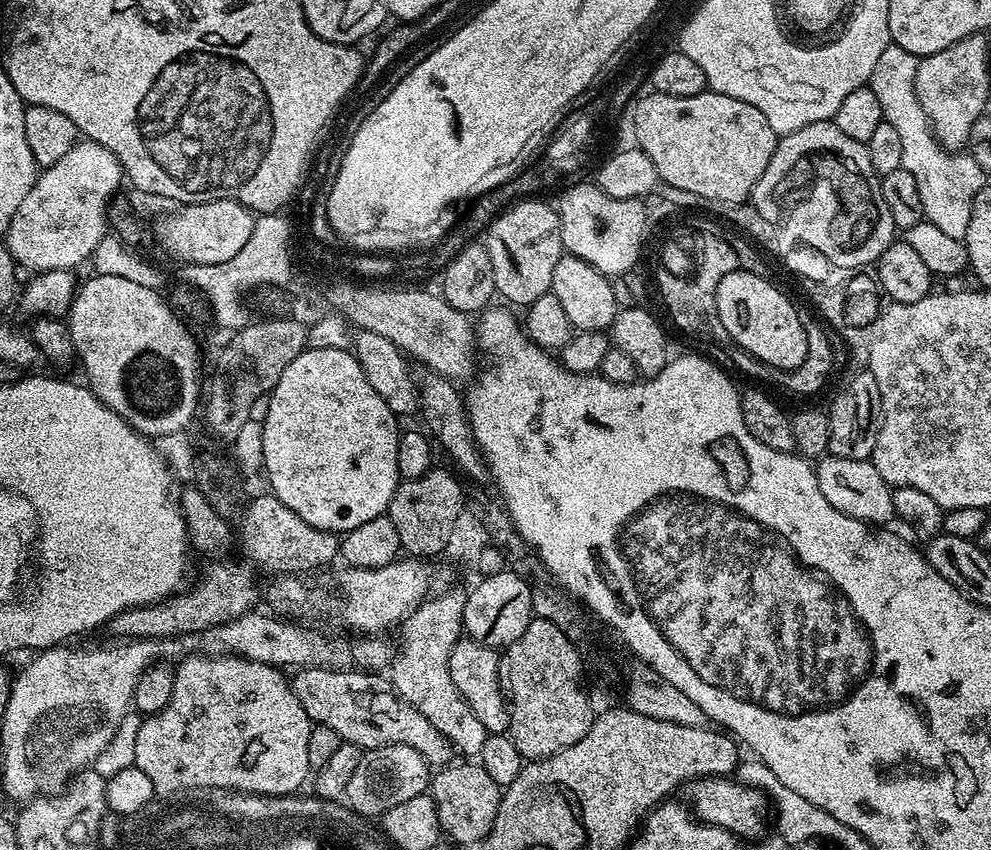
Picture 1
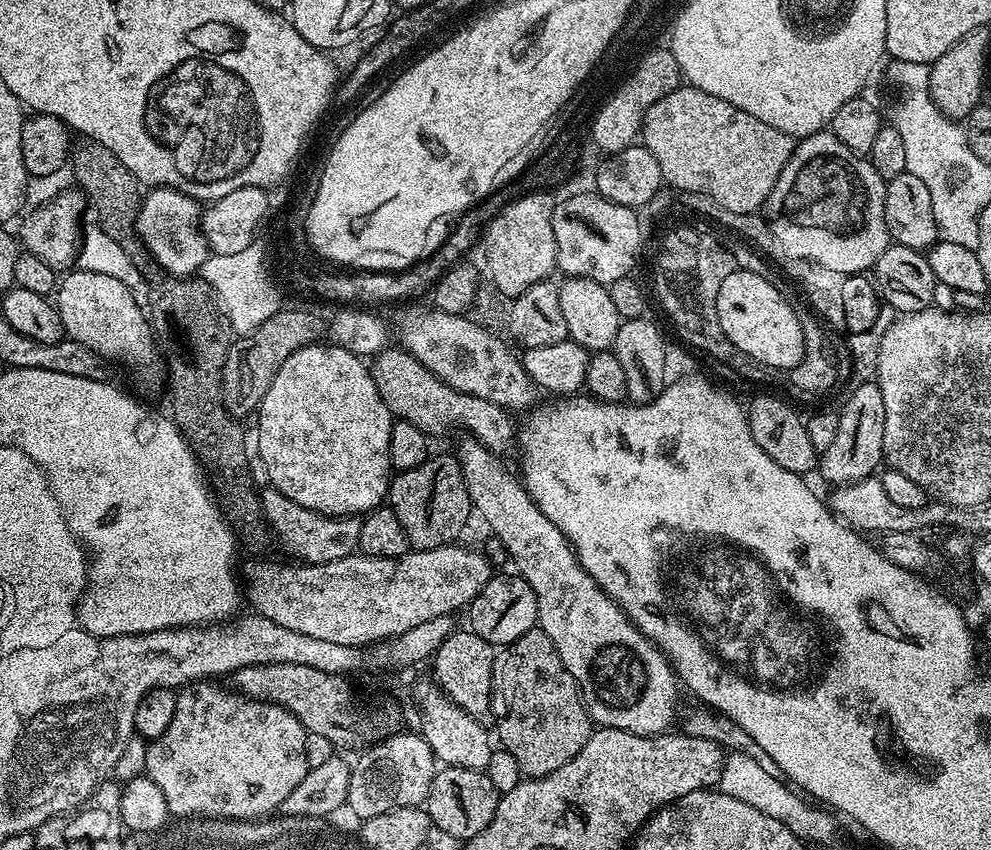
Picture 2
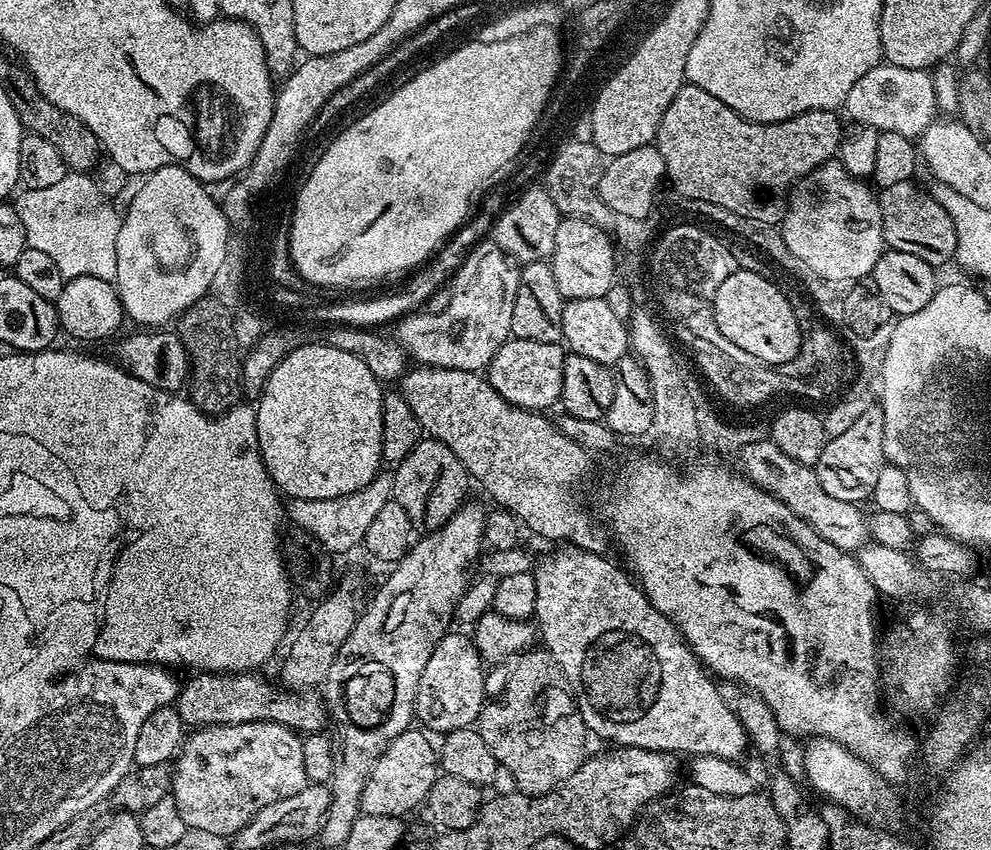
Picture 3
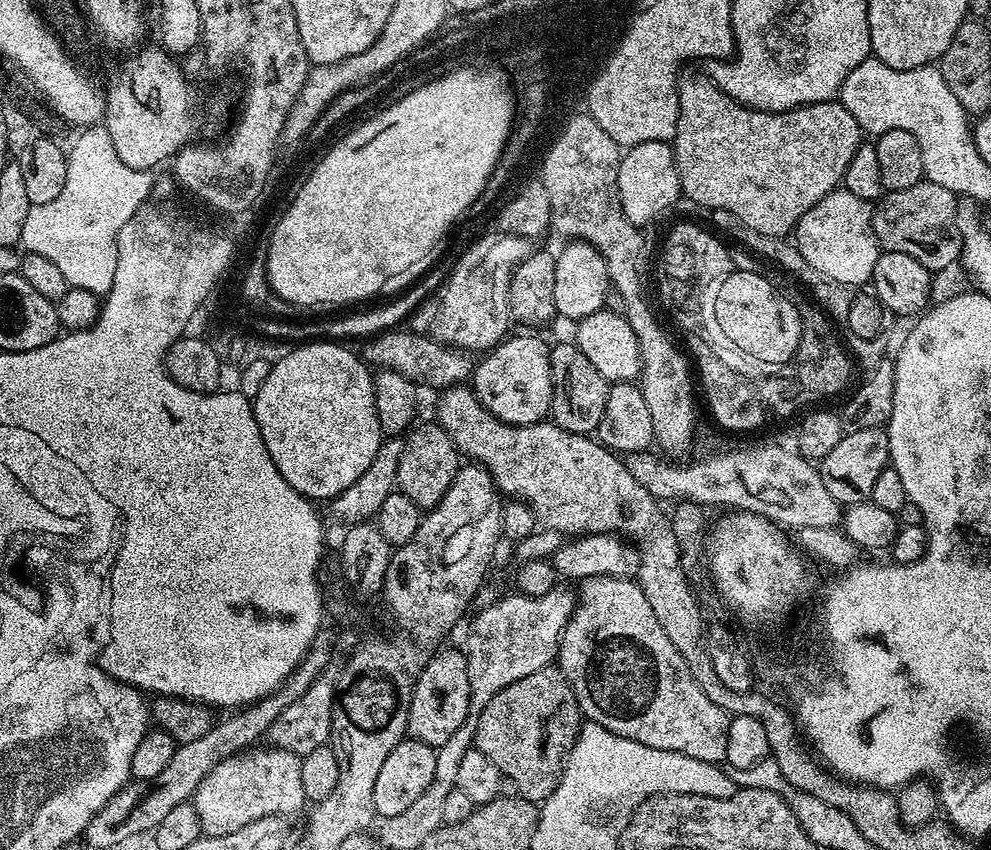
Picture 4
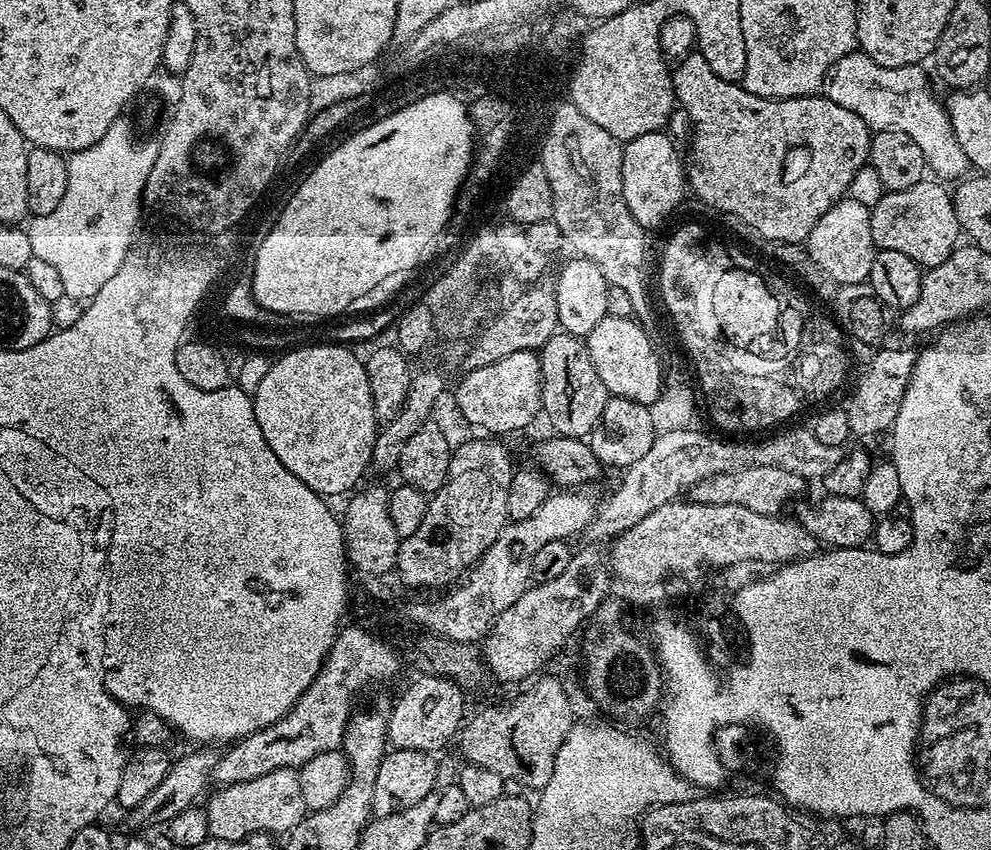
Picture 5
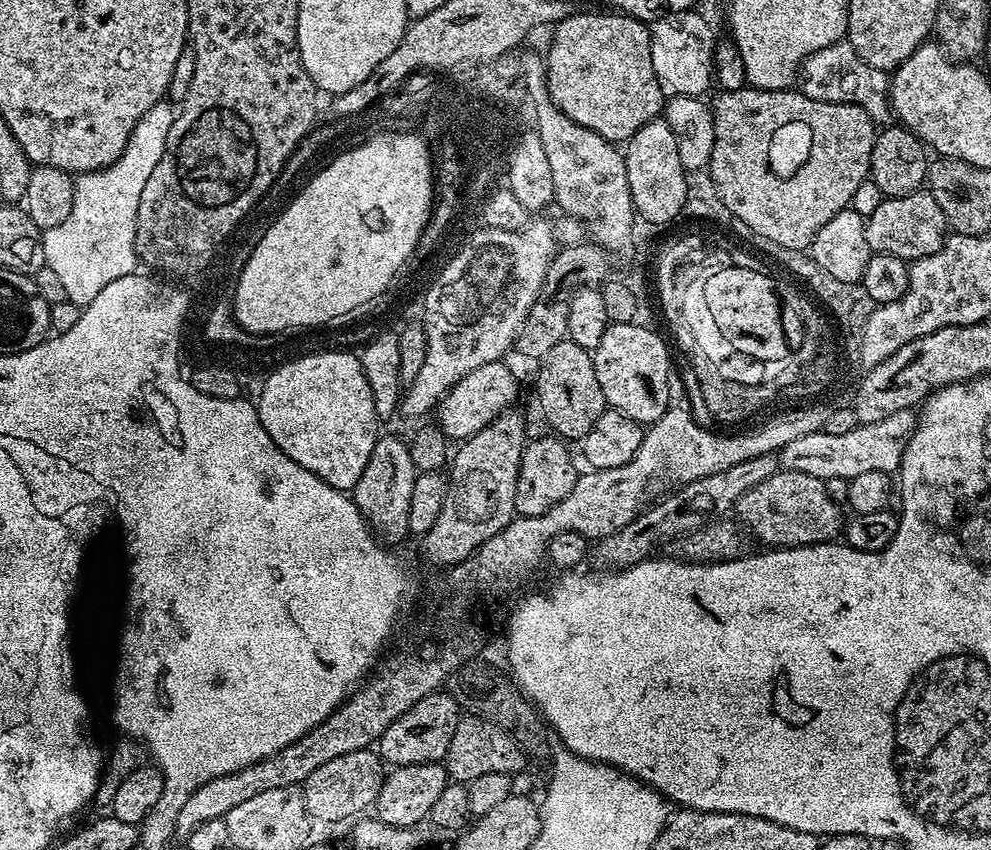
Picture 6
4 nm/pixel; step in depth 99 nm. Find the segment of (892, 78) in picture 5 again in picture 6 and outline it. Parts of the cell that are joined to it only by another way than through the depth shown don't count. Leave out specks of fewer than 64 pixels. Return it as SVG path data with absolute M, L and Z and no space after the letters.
M841 42L839 44L831 44L822 50L818 50L810 54L798 72L798 80L800 76L800 84L798 84L799 91L803 92L805 96L814 98L818 102L834 102L835 104L861 104L872 116L873 121L880 122L880 119L890 112L890 105L888 103L888 85L890 83L889 77L885 75L879 68L871 68L869 64L860 60L856 51L852 49L851 44Z

